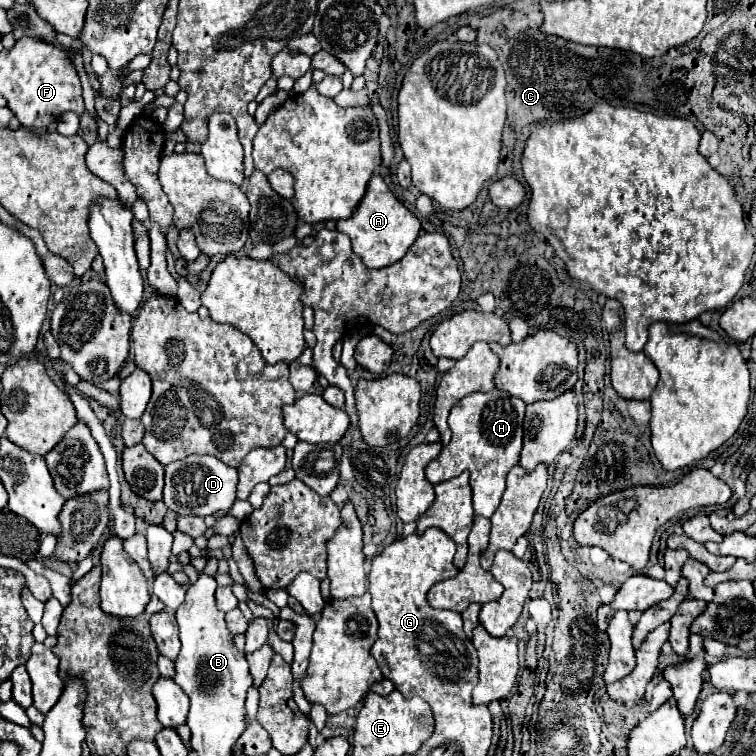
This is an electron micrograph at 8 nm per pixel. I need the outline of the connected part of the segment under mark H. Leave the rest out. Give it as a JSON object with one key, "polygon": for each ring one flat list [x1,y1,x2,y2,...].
{"polygon":[[500,389,466,395,450,411,448,425,452,429,452,441,426,467,426,479,436,485,460,475,460,471,470,471,472,489,476,491,476,515,490,517,500,505,508,471,520,461,524,407,526,403,522,399,512,397]]}

